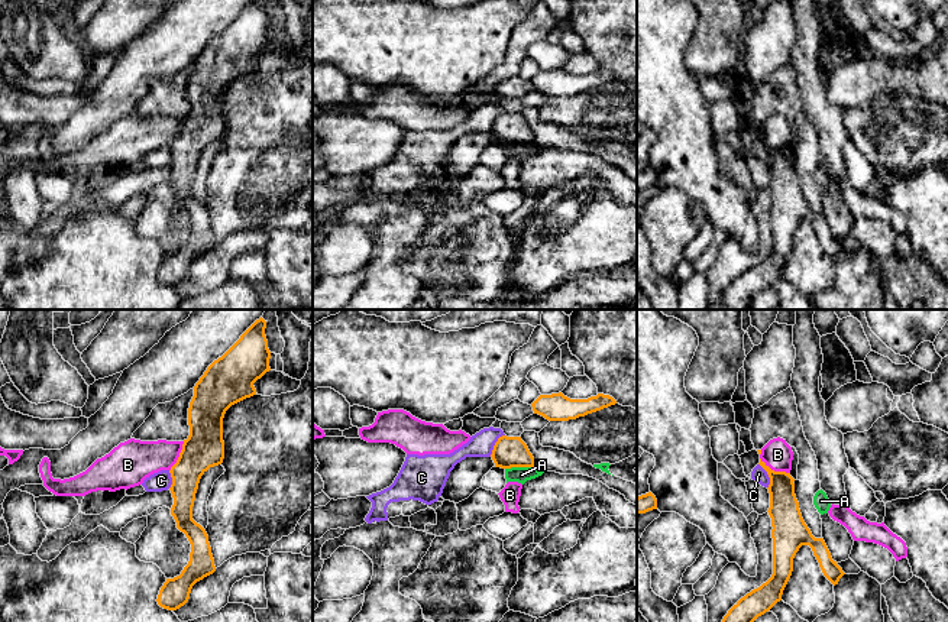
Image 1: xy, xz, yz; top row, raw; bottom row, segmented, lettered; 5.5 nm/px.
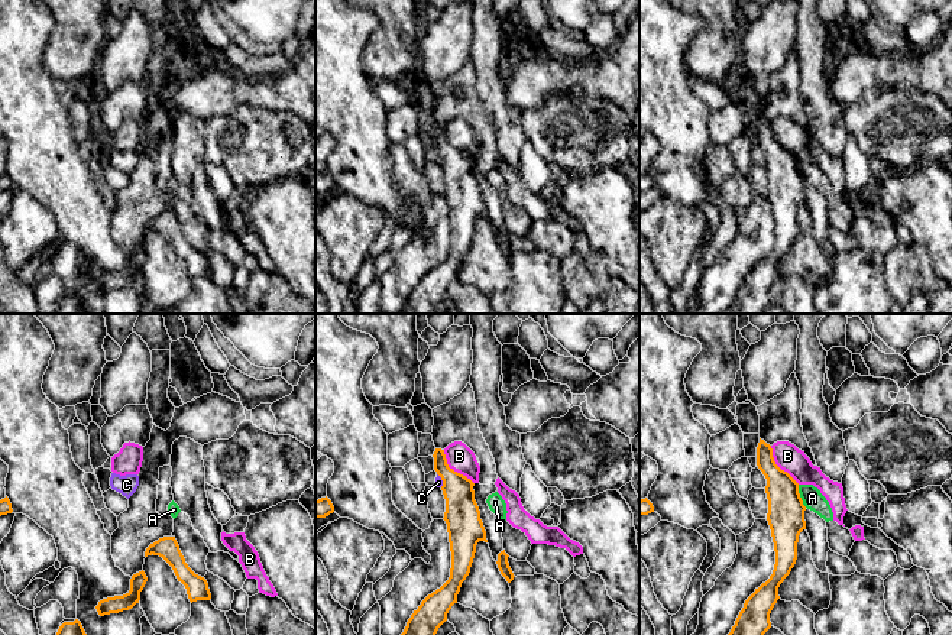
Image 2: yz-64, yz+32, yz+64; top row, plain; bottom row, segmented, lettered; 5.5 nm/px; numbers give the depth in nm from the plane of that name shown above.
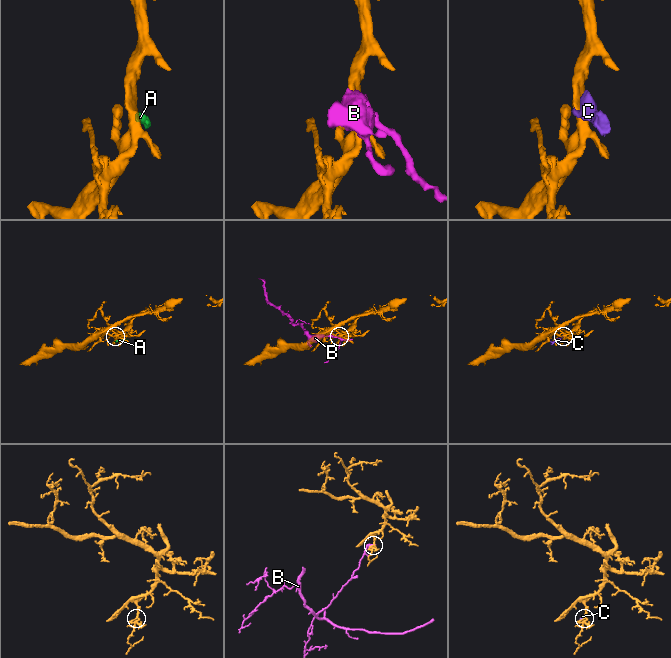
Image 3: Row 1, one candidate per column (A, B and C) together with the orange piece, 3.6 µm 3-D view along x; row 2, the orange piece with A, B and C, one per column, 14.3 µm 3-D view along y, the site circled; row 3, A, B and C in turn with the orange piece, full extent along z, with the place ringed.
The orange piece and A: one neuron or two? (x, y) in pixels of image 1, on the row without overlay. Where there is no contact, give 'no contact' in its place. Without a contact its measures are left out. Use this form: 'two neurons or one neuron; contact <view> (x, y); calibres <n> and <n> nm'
two neurons; contact xz (518, 142); calibres 180 and 90 nm

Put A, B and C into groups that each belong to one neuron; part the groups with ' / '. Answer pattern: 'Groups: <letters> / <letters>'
Groups: A / B / C

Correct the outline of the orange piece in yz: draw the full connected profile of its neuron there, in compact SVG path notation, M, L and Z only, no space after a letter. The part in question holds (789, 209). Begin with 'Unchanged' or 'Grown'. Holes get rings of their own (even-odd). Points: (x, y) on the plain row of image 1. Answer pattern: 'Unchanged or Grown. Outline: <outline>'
Unchanged. Outline: M761 135L758 139L769 150L773 250L760 263L741 273L724 292L721 301L708 310L750 310L751 299L777 278L793 247L793 234L802 221L809 221L824 252L835 262L845 250L832 236L824 214L815 214L805 200L795 171L790 149L771 146Z

